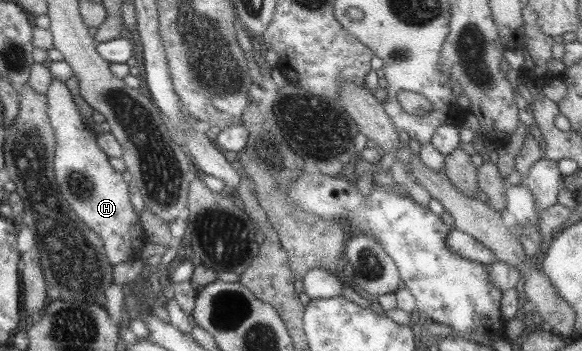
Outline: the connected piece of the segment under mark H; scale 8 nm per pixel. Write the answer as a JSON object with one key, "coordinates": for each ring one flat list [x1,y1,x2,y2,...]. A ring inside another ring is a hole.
{"coordinates":[[52,79,50,86,45,94,47,101,47,116,50,127,55,136,55,152,53,163,53,172,56,184,60,189,60,194,69,204,78,218,82,219,82,223,91,231,98,235,98,239,102,240,104,256,111,265,120,262,140,259,140,251,142,250,146,237,141,228,139,216,134,212,131,206,128,193,128,184,122,178,122,173,114,170,108,163,108,157,98,147,96,136,92,128,86,123,82,124,79,110,72,100,70,92,61,81]]}

